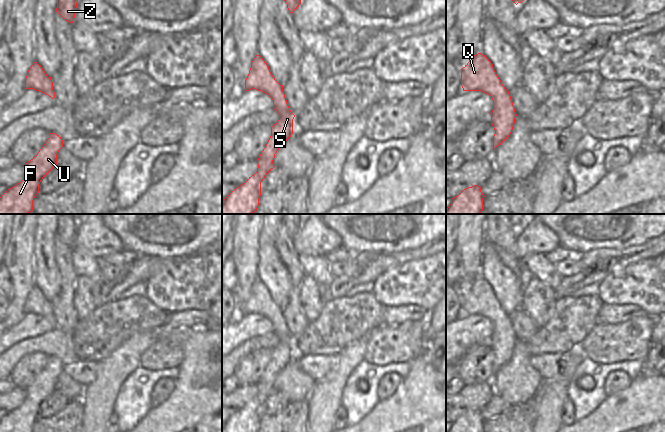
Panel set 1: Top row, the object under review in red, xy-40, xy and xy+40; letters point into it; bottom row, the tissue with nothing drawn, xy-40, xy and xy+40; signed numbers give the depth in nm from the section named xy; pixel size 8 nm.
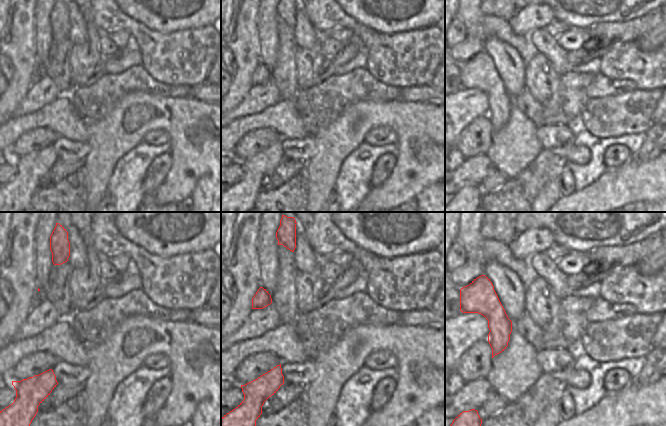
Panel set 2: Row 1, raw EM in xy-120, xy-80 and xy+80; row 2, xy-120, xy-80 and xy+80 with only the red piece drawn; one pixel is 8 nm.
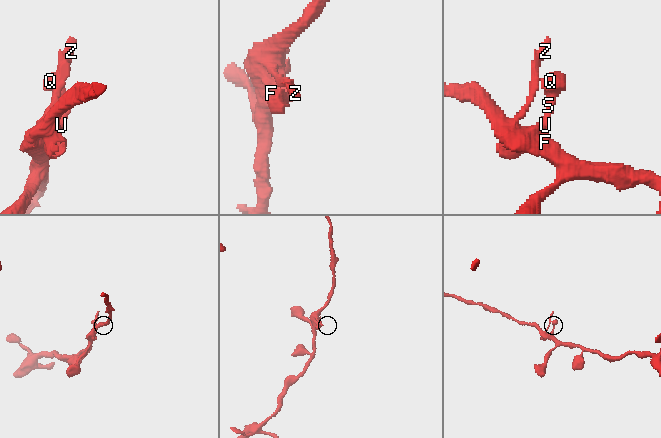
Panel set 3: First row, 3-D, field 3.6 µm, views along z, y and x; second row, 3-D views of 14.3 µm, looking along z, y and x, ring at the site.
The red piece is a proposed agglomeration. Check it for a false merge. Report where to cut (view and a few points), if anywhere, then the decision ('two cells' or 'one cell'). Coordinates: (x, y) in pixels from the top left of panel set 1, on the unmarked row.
no cut | one cell

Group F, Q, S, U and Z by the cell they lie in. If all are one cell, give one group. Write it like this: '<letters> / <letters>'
F Q S U Z

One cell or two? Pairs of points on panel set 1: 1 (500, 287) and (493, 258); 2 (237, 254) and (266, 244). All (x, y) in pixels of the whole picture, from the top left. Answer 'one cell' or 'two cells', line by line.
1: one cell
2: two cells

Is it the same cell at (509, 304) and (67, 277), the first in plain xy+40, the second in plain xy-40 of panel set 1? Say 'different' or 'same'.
different

